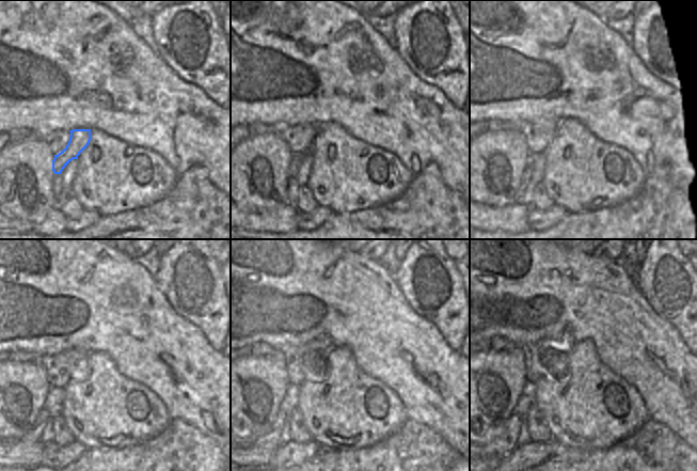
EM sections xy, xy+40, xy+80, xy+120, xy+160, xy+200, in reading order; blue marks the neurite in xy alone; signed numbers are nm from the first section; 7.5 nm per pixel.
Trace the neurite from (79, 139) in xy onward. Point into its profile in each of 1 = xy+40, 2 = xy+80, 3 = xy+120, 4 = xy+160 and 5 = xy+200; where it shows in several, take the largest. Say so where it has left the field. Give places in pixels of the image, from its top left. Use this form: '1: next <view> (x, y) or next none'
1: next xy+40 (296, 158)
2: next xy+80 (525, 177)
3: next xy+120 (34, 435)
4: next xy+160 (269, 440)
5: next xy+200 (500, 440)

